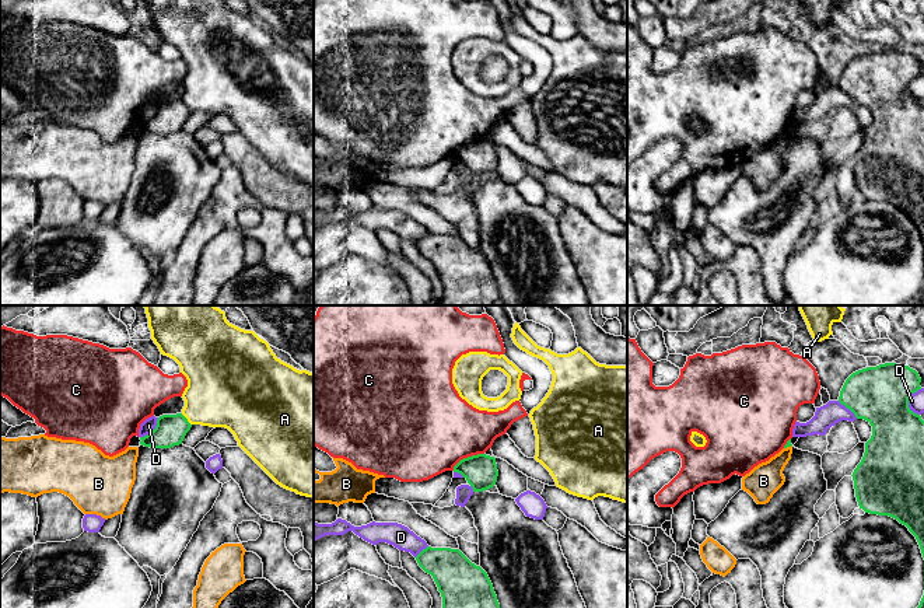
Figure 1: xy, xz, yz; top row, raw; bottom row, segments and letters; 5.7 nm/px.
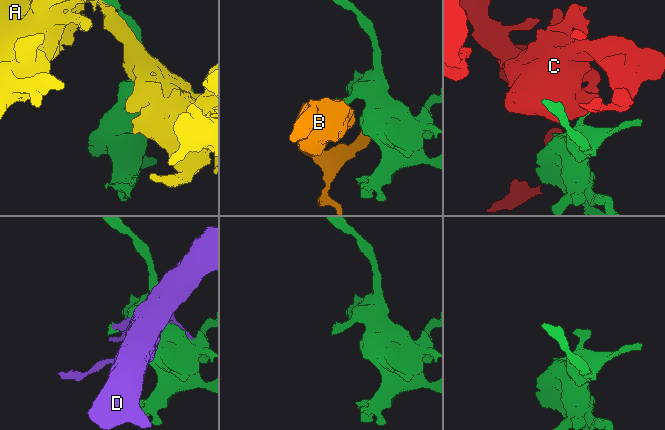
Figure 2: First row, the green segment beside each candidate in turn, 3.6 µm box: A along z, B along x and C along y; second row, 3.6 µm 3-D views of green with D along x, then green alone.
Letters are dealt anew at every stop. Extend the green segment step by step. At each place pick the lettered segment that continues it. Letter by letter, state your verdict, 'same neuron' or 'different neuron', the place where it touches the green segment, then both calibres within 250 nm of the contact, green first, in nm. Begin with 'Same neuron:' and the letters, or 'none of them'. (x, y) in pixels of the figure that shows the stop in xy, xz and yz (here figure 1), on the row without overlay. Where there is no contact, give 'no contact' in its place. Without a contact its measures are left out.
Same neuron: none of them
A: different neuron | xy (186, 105) | 180/400 nm
B: different neuron | yz (787, 132) | 30/190 nm
C: different neuron | xz (468, 143) | 190/460 nm
D: different neuron | yz (907, 86) | 320/100 nm

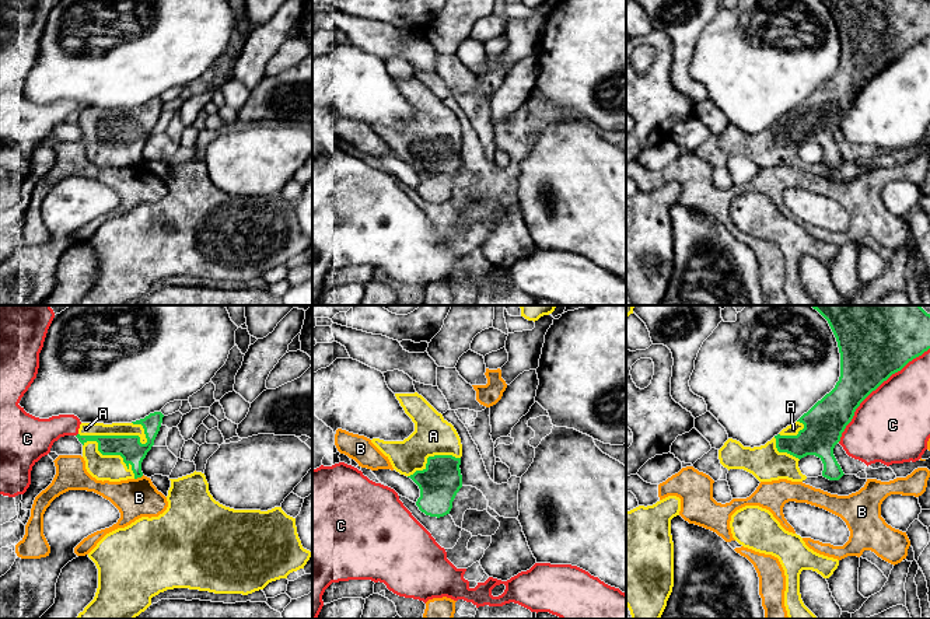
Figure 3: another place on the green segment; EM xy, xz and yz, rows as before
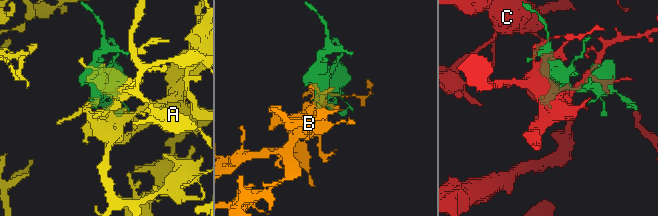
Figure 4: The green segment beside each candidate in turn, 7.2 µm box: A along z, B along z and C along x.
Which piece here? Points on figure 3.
Same neuron: A
A: same neuron | xy (115, 122) | 140/80 nm
B: different neuron | xy (139, 163) | 140/220 nm
C: different neuron | yz (876, 74) | 380/440 nm

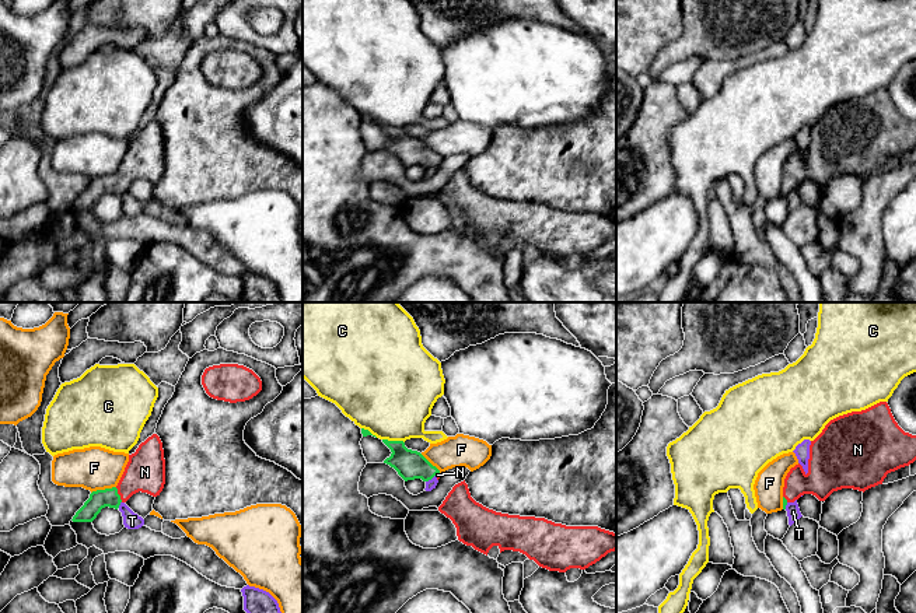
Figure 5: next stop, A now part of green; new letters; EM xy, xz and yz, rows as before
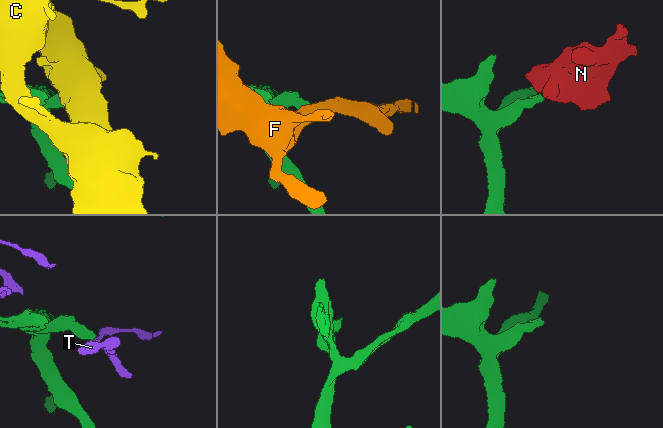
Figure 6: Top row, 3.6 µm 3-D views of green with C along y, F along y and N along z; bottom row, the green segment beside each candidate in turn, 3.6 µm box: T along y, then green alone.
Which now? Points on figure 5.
Same neuron: N
C: different neuron | xz (394, 128) | 170/460 nm
F: different neuron | xy (102, 177) | 110/240 nm
N: same neuron | xy (118, 181) | 110/220 nm
T: different neuron | xz (430, 165) | 170/60 nm

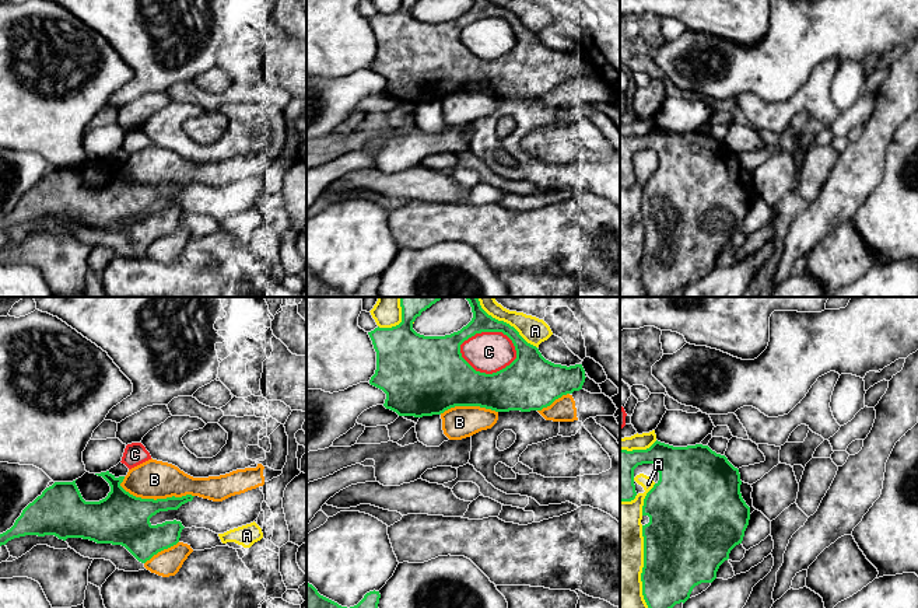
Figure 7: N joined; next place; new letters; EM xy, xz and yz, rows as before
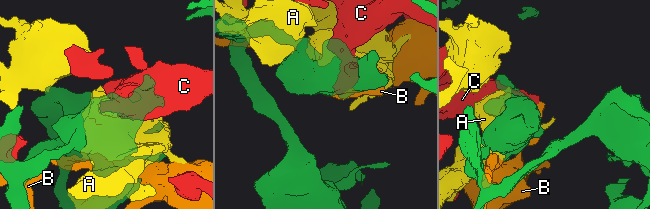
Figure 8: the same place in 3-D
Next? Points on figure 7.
Same neuron: none of them
A: different neuron | yz (643, 254) | 440/280 nm
B: different neuron | xy (157, 185) | 300/220 nm
C: different neuron | xz (494, 17) | 140/240 nm

